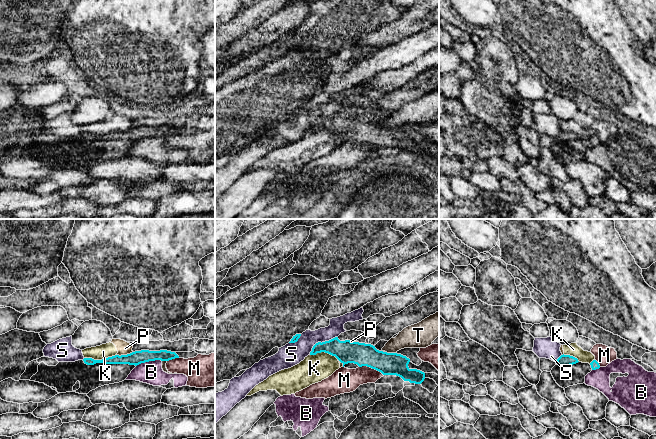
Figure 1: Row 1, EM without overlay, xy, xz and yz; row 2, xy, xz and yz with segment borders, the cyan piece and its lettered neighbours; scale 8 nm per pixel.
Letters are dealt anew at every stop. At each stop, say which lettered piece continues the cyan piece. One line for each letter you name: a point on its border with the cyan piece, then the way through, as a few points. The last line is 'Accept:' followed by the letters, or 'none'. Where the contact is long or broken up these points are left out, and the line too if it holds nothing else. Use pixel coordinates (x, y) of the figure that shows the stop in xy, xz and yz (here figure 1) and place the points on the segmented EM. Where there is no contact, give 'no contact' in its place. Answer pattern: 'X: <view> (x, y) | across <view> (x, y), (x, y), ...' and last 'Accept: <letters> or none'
Accept: none

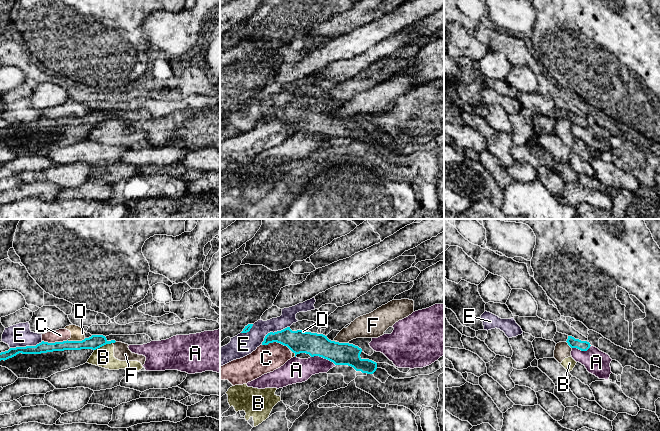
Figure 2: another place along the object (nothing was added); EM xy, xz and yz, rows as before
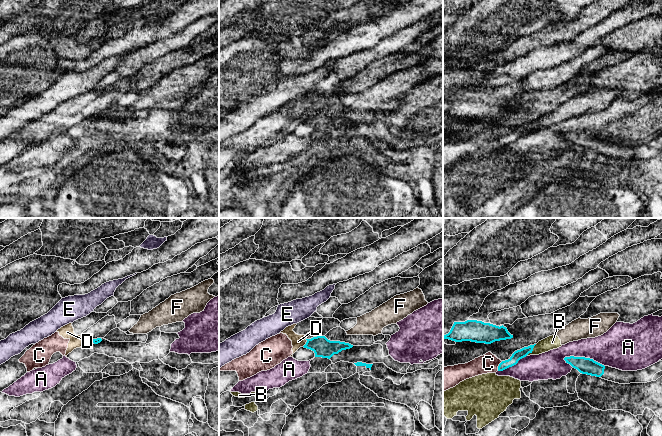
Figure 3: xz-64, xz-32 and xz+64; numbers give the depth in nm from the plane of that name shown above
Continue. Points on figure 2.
Accept: none

